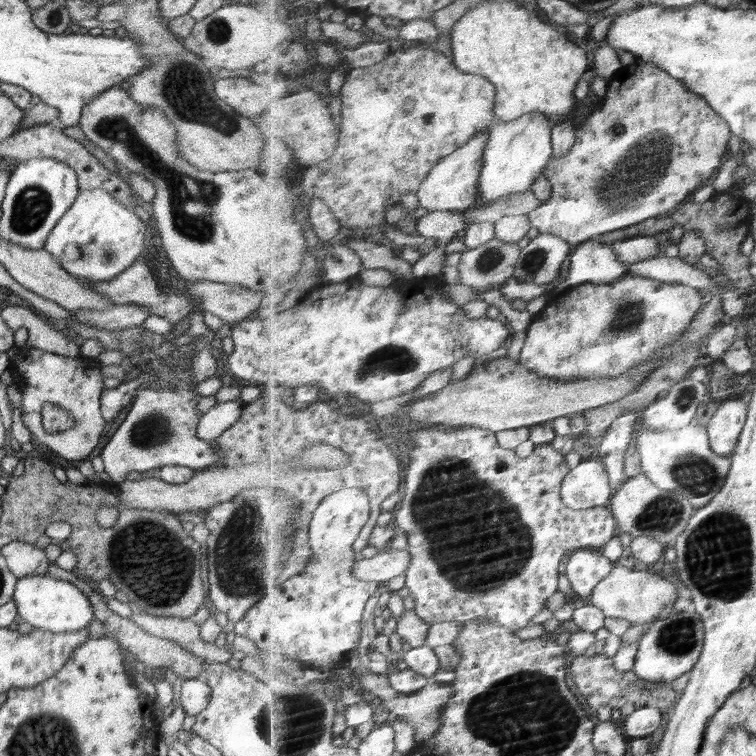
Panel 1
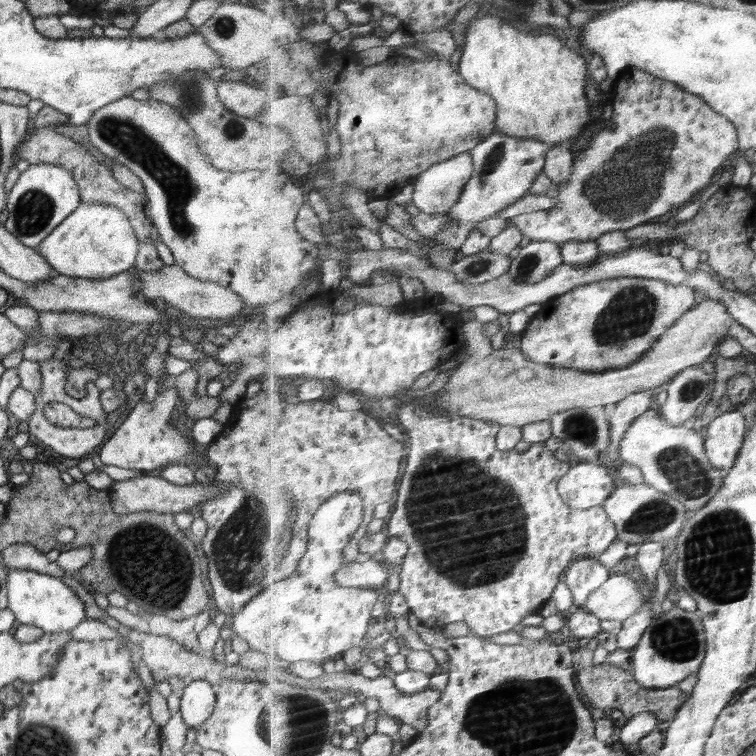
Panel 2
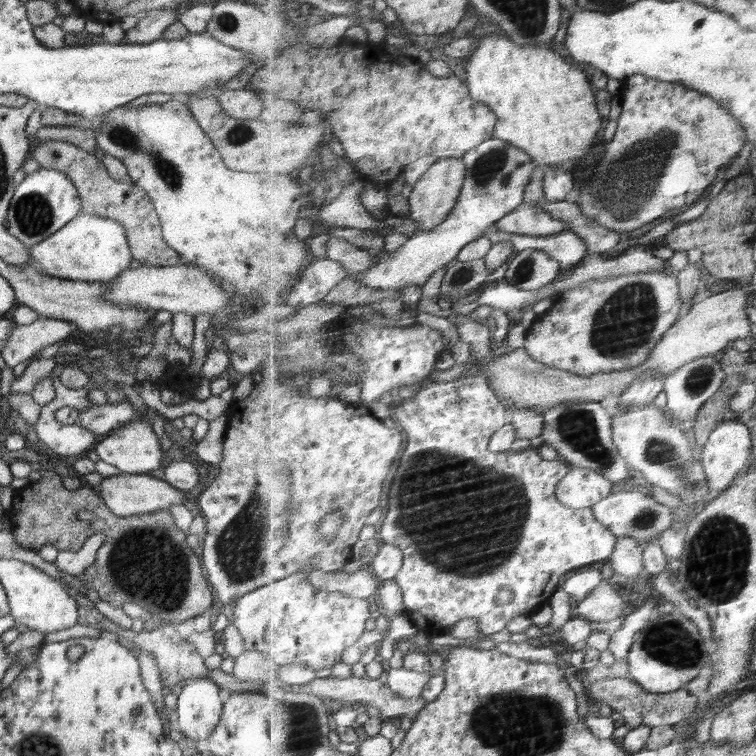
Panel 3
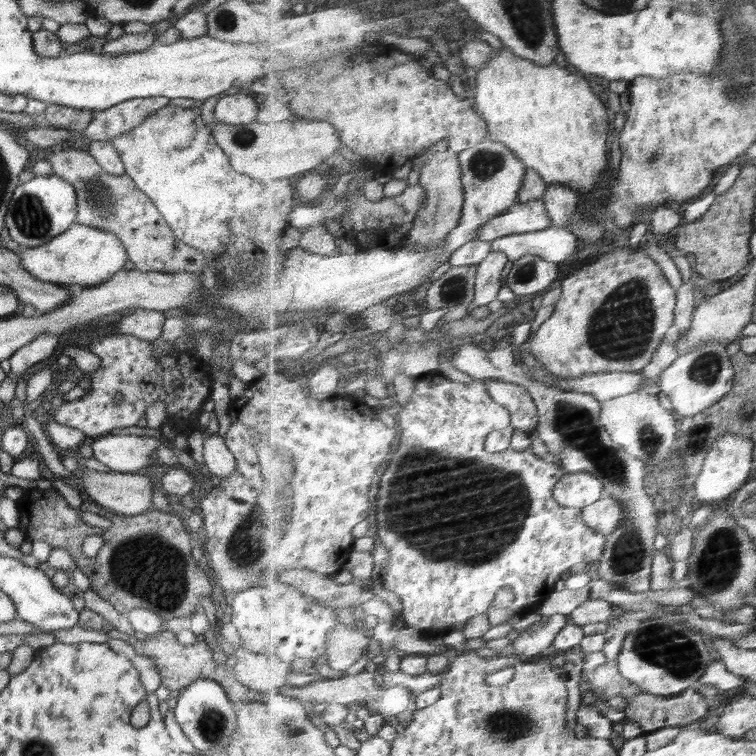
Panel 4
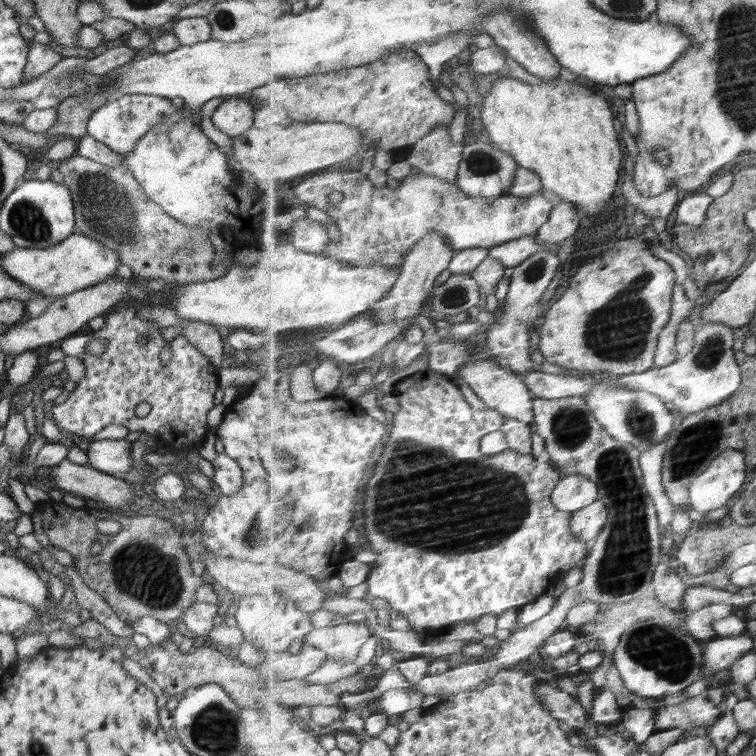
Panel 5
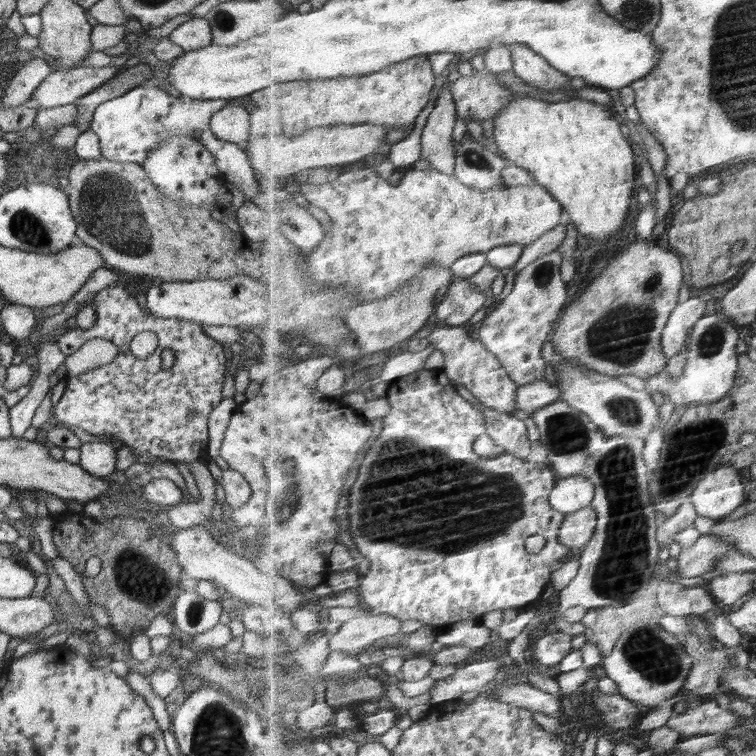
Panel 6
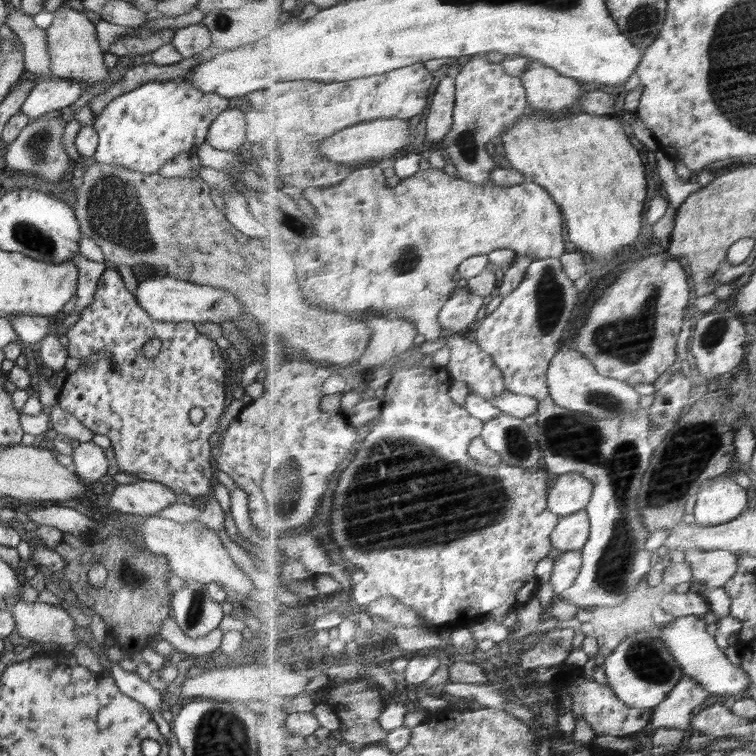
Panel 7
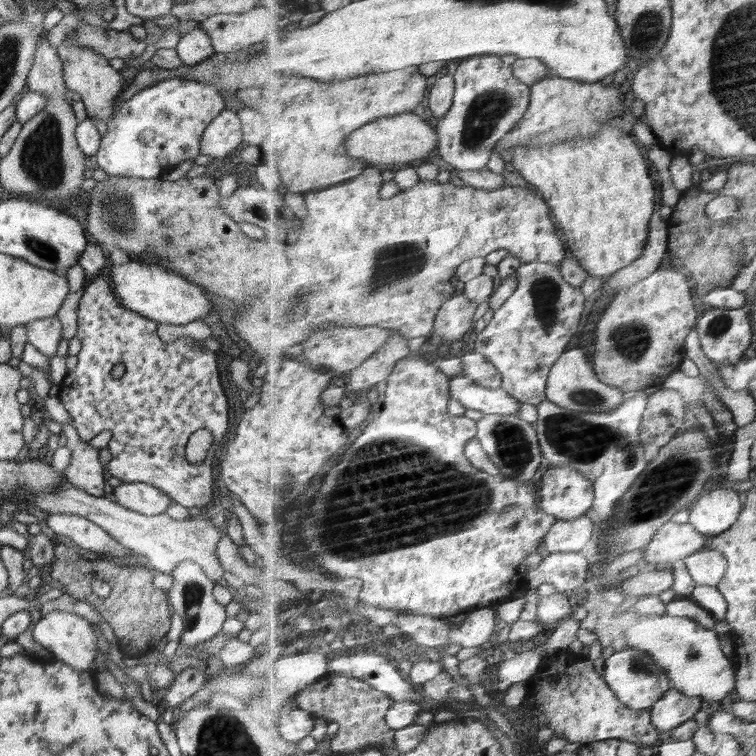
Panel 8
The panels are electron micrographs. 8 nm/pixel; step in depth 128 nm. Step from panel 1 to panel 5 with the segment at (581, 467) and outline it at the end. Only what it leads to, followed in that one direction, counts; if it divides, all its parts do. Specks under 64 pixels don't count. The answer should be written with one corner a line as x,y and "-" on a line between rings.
582,474
564,476
553,494
555,505
567,513
578,512
600,499
598,483

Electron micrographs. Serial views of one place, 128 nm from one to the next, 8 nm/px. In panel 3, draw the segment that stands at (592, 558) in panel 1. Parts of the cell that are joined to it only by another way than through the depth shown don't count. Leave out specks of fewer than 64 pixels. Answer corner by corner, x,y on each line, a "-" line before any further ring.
597,564
594,567
581,568
567,576
562,582
561,590
568,598
573,597
579,603
583,603
590,593
604,582
604,574
602,574
602,570
599,570

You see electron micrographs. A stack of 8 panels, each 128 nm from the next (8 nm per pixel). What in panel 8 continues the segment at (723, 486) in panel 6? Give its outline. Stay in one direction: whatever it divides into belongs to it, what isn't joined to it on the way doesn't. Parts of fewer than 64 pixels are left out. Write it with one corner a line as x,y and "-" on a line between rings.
711,487
692,508
690,523
704,534
720,535
731,529
744,512
745,494
732,487

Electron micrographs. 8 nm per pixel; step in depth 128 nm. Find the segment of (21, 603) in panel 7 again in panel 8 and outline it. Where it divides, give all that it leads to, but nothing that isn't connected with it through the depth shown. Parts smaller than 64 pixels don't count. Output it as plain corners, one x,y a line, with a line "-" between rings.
52,611
41,615
40,619
32,626
34,640
47,648
55,660
66,663
76,670
93,672
98,653
98,637
92,629
92,625
82,616
73,612

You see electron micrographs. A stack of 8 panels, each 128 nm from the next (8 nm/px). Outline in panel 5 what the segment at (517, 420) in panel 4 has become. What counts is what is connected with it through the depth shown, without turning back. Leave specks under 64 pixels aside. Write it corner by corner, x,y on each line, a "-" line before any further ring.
478,346
475,356
458,373
475,393
485,402
486,406
498,409
510,418
522,422
535,422
535,398
528,388
525,380
518,374
499,366
495,359
490,359
486,354
486,346

